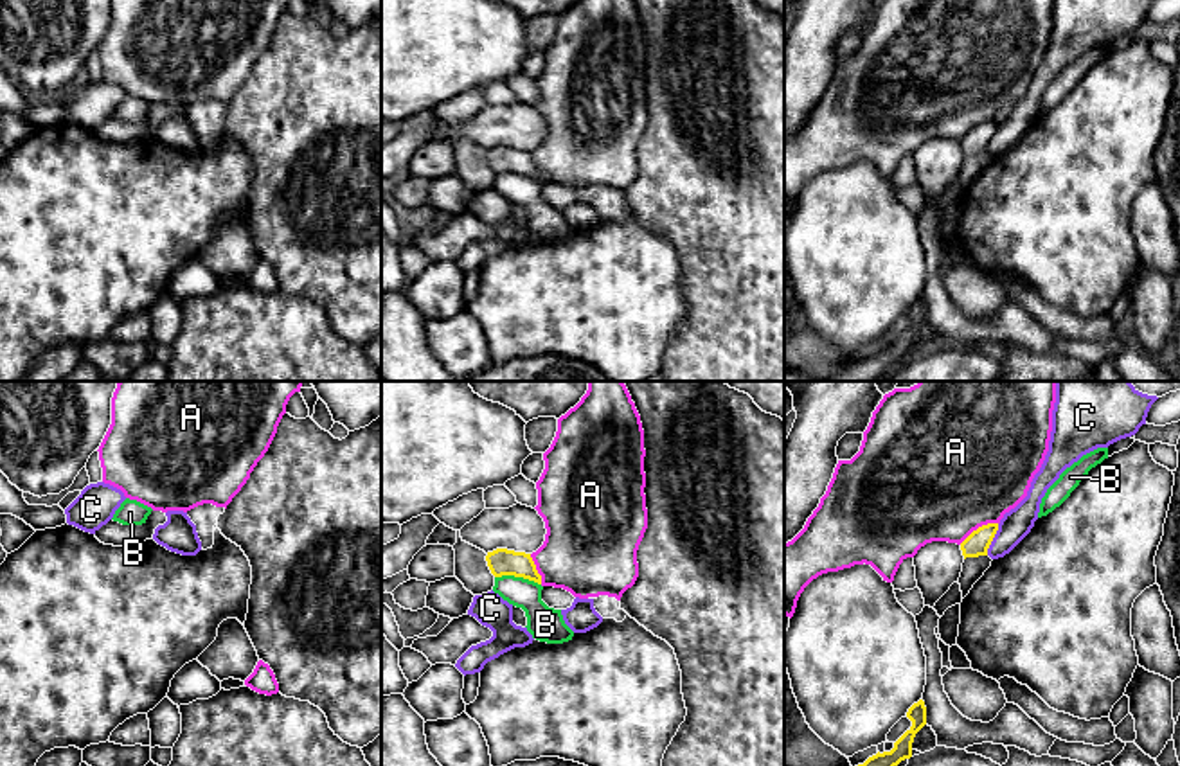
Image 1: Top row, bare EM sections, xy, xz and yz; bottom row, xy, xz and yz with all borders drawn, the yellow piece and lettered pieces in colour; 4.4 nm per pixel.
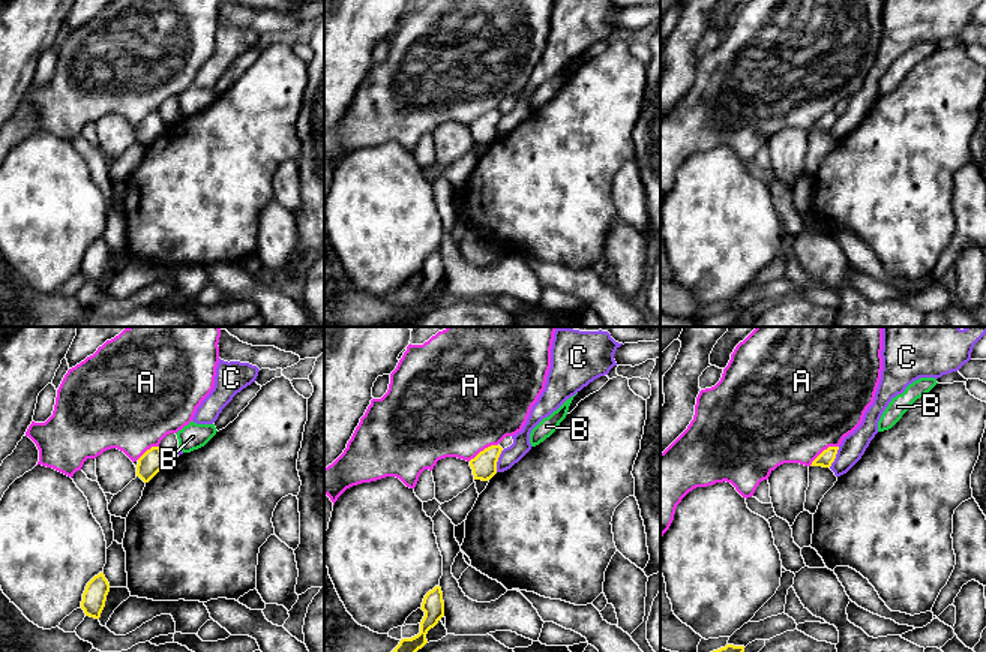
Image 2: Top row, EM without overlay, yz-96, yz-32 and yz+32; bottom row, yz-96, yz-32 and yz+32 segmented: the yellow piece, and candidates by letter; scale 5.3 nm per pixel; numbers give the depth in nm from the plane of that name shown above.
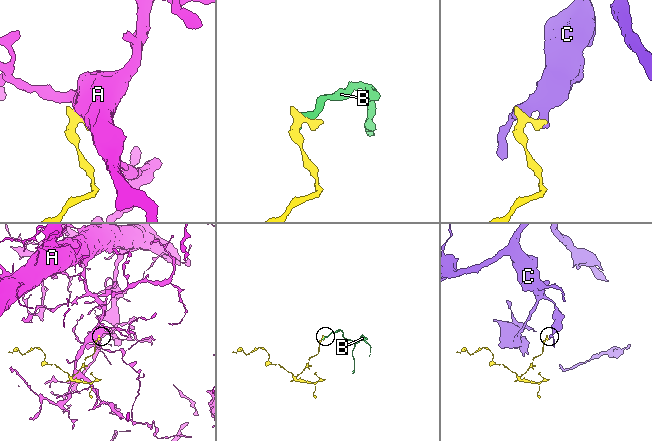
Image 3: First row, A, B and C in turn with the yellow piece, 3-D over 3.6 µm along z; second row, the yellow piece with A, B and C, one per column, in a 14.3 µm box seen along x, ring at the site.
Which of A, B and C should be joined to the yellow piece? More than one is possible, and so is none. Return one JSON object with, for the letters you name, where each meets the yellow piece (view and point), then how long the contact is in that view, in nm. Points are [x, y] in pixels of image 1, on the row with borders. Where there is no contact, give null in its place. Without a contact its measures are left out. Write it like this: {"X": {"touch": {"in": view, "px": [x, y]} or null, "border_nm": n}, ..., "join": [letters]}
{"join": []}

